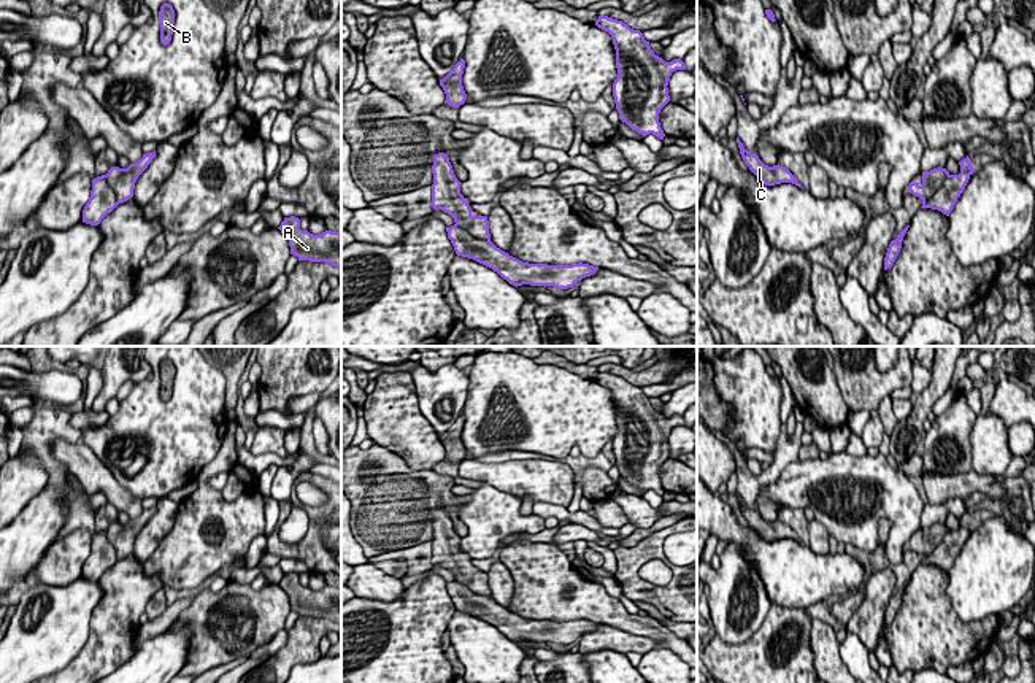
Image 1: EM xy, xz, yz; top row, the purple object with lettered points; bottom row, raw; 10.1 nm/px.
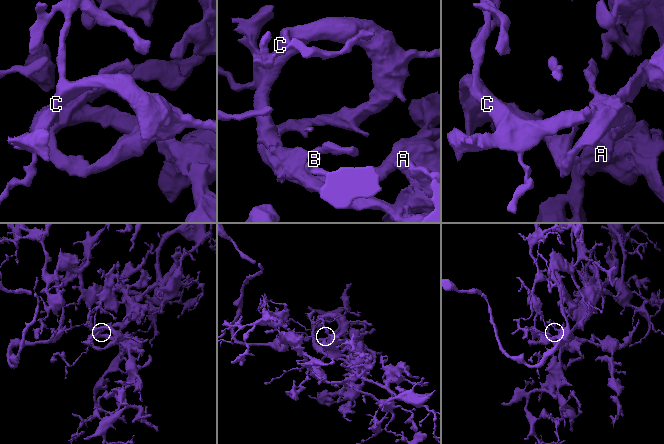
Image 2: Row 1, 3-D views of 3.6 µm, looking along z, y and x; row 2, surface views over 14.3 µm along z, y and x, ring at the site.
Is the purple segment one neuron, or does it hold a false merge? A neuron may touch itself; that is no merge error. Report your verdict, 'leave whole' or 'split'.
leave whole

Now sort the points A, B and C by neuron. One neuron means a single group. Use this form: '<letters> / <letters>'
A B C

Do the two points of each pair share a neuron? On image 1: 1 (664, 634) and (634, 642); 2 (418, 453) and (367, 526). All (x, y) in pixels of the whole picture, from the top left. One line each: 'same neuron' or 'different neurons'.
1: different neurons
2: different neurons

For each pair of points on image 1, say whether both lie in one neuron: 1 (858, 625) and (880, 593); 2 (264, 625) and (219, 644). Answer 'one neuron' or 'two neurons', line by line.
1: one neuron
2: one neuron

